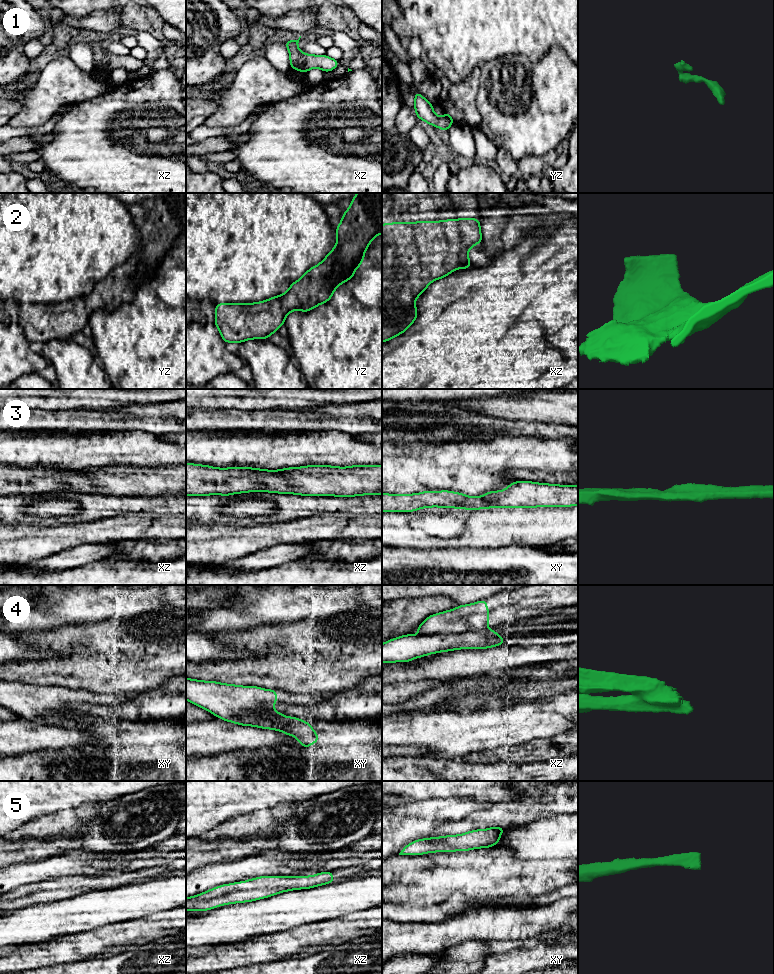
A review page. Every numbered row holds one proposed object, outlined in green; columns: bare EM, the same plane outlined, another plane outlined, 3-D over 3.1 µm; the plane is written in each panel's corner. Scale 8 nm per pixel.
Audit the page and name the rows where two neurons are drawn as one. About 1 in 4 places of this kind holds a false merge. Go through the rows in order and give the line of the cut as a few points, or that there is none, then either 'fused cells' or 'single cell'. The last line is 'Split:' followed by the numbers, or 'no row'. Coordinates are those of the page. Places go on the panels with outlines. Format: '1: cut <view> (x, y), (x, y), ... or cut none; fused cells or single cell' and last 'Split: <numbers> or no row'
1: cut none; single cell
2: cut none; single cell
3: cut none; single cell
4: cut xz (481, 630), (465, 633), (421, 635); fused cells
5: cut none; single cell
Split: 4

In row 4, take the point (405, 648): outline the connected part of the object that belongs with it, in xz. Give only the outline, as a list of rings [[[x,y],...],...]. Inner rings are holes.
[[[495,630],[466,632],[462,634],[403,635],[382,644],[382,663],[409,662],[415,658],[438,652],[462,649],[485,649],[505,644]]]

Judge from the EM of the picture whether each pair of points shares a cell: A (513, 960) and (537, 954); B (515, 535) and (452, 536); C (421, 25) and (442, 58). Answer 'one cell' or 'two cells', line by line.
A: one cell
B: one cell
C: one cell

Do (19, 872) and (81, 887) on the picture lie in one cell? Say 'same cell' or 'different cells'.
different cells

